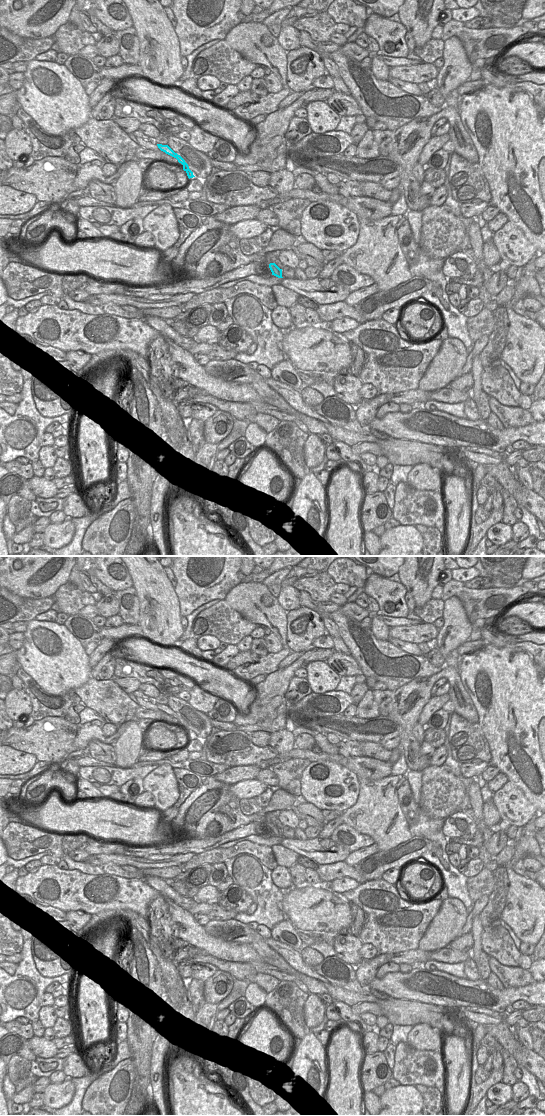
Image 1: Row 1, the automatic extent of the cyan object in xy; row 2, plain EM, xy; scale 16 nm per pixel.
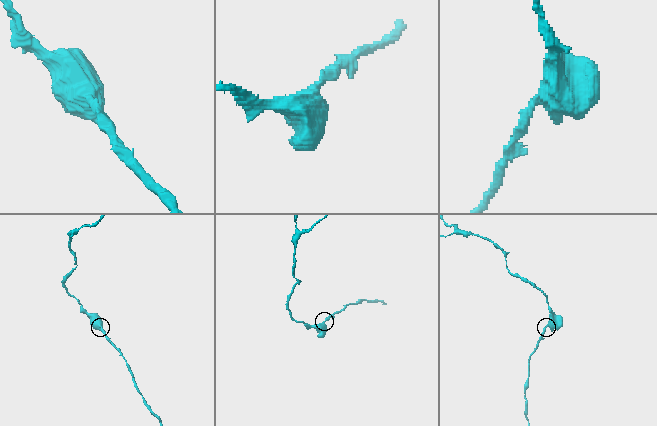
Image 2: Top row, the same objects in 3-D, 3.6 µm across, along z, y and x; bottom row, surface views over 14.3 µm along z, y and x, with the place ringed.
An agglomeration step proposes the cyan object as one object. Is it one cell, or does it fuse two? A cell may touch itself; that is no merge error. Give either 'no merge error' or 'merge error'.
merge error

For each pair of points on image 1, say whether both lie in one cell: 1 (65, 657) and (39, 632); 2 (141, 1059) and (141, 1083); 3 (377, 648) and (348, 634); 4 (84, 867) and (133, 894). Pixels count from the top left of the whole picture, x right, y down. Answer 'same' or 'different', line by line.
1: same
2: same
3: same
4: different

